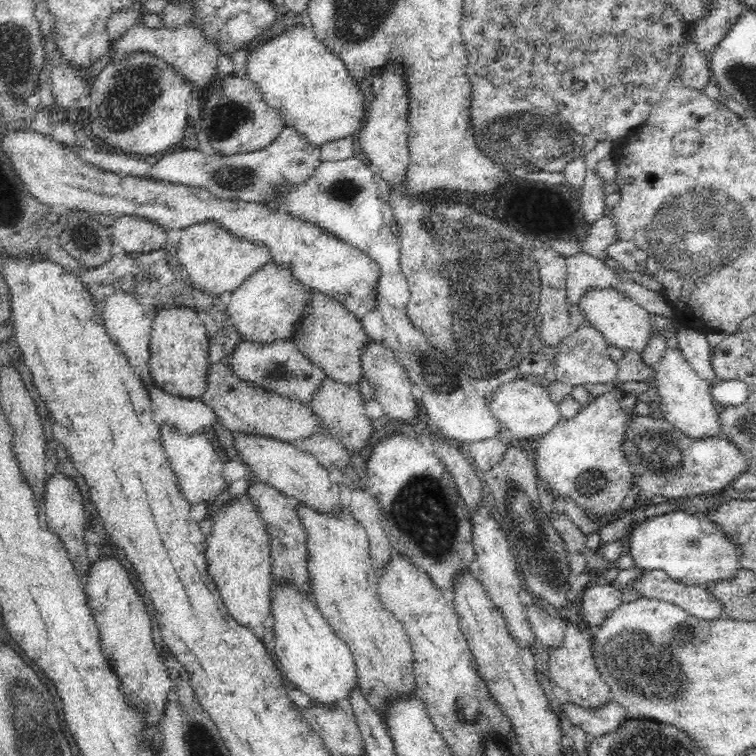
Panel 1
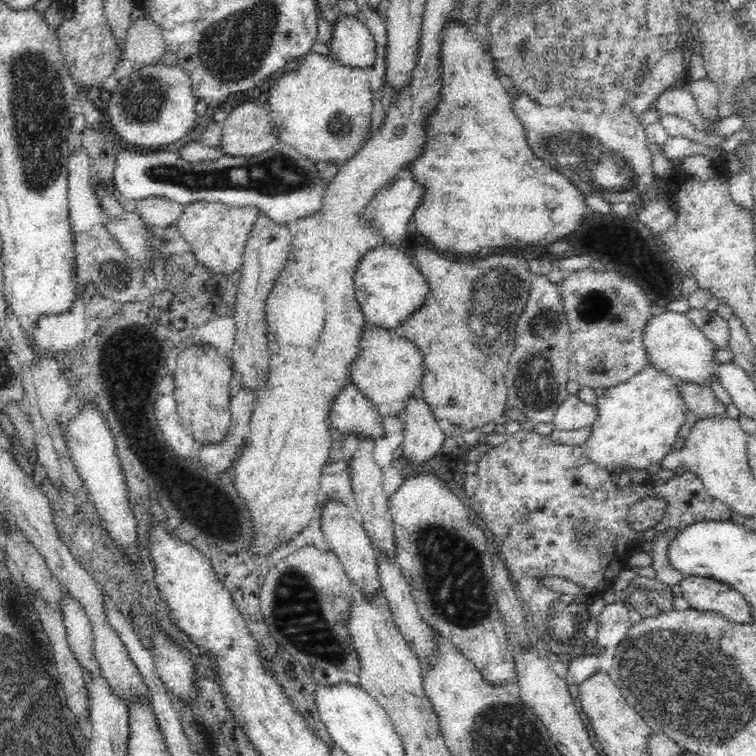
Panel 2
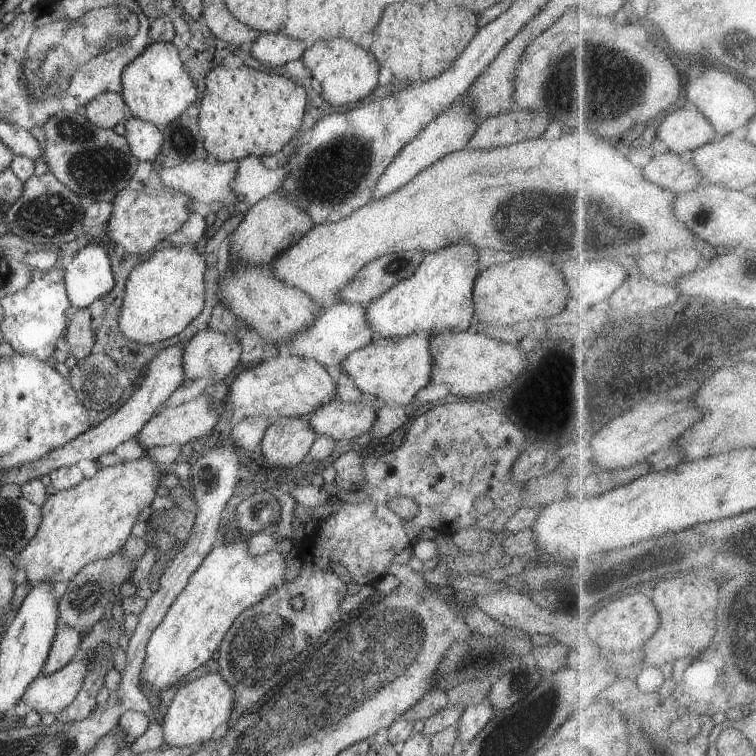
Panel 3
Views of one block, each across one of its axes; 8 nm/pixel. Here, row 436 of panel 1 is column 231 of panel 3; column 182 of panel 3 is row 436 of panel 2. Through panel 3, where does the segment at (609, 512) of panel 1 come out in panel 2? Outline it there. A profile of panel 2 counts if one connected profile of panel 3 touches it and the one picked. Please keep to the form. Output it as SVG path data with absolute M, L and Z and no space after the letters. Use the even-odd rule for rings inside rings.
M651 364L634 374L630 380L606 389L603 396L596 399L597 417L590 427L590 438L581 447L584 454L598 466L610 473L620 470L626 472L628 468L636 470L648 469L652 464L661 462L662 458L673 450L672 445L678 436L680 426L685 423L685 402L681 390L677 387L678 380L669 374L656 370Z

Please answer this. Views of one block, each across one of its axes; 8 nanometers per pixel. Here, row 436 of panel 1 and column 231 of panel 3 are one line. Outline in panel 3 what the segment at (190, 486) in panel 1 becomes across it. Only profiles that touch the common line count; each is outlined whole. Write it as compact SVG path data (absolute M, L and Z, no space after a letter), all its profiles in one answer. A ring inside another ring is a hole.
M196 160L192 163L184 162L172 168L160 168L158 174L161 178L161 184L164 184L168 189L176 189L183 194L187 194L196 206L199 204L218 203L220 206L227 206L233 211L238 197L232 190L231 184L234 182L238 171L239 168L235 161L217 162L214 166L211 166L204 160Z

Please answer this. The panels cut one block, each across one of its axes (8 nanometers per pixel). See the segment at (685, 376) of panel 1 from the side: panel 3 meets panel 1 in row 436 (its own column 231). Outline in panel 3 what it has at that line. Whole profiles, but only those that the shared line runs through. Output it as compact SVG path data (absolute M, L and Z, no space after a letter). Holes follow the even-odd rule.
M207 673L177 690L161 724L169 747L189 747L215 738L230 724L235 691L218 673Z

